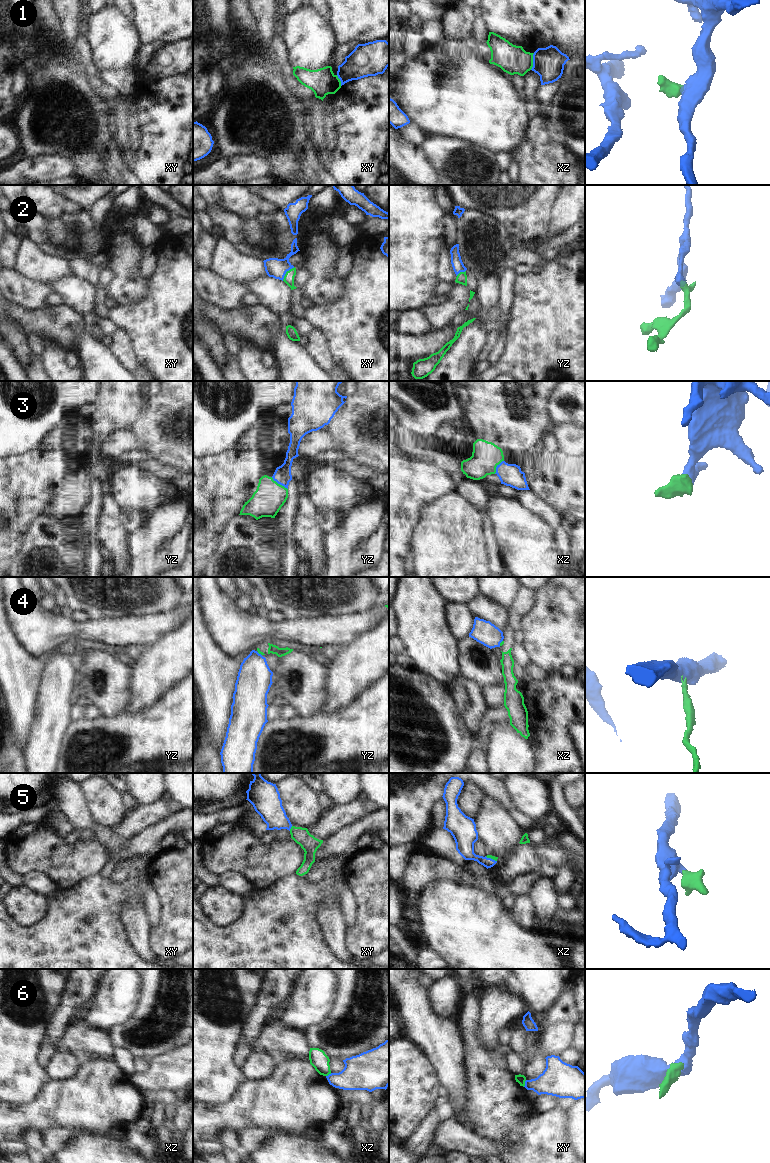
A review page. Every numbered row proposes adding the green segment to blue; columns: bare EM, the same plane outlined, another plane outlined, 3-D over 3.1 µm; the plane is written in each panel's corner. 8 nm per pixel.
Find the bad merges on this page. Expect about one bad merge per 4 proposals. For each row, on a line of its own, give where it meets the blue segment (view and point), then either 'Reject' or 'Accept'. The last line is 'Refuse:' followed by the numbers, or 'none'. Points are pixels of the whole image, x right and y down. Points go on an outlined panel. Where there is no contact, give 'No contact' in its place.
1: Touches blue at xz (533, 61). Reject
2: Touches blue at xy (286, 271). Accept
3: Touches blue at yz (279, 483). Accept
4: Touches blue at xz (500, 642). Reject
5: Touches blue at xy (290, 828). Accept
6: Touches blue at xy (525, 1083). Reject
Refuse: 1, 4, 6

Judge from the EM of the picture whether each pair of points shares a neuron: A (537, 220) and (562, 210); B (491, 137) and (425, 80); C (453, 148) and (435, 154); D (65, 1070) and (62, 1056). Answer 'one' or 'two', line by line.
A: two
B: one
C: one
D: one

